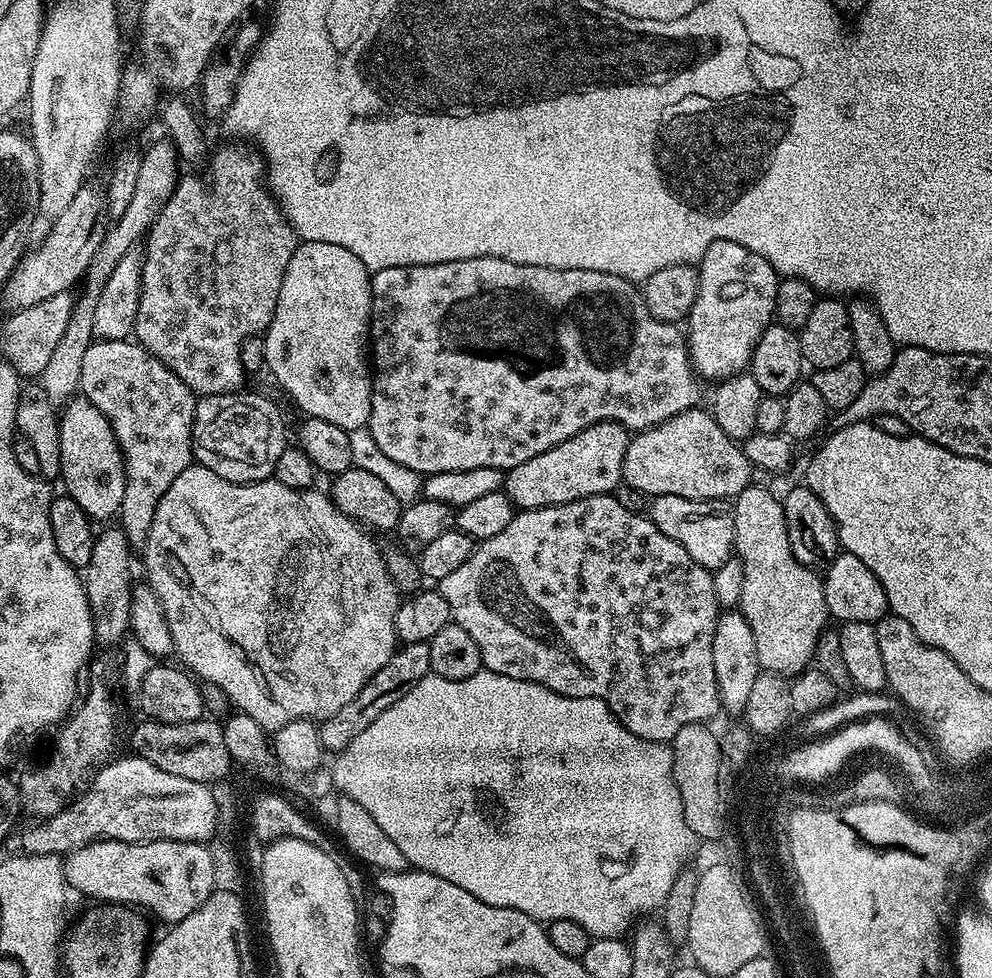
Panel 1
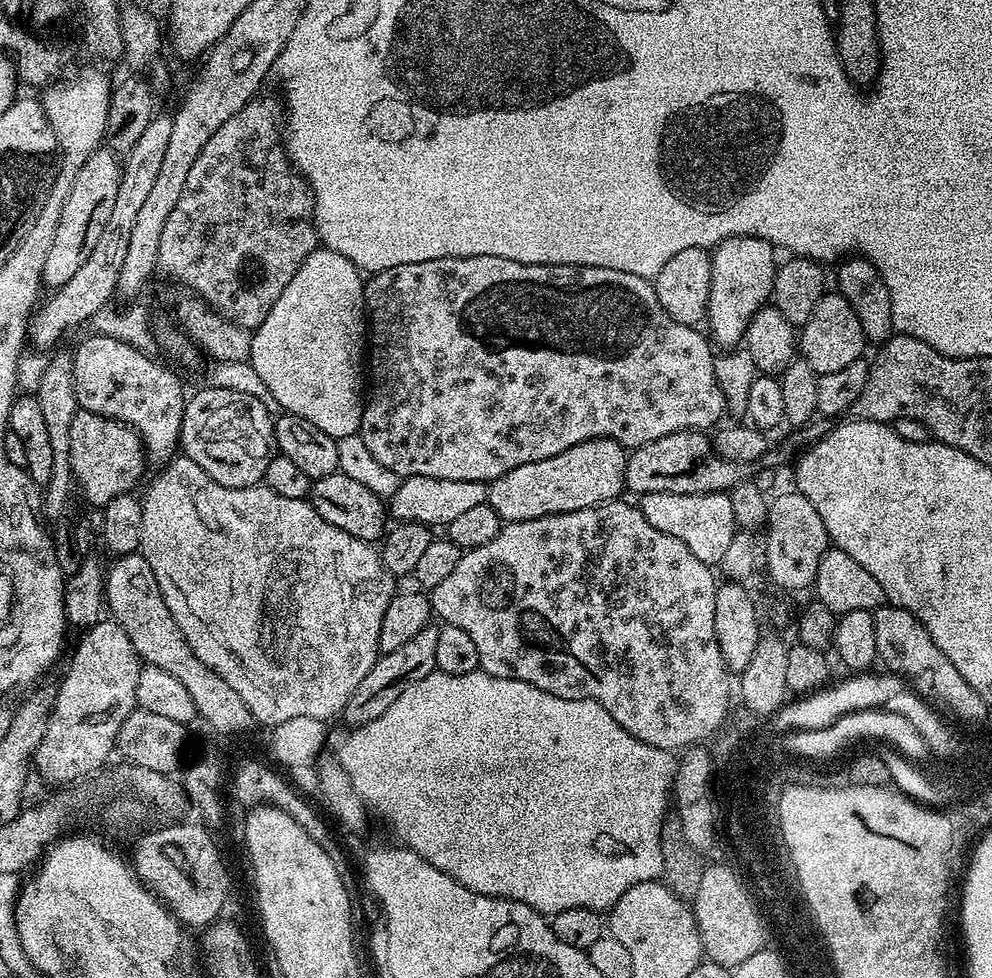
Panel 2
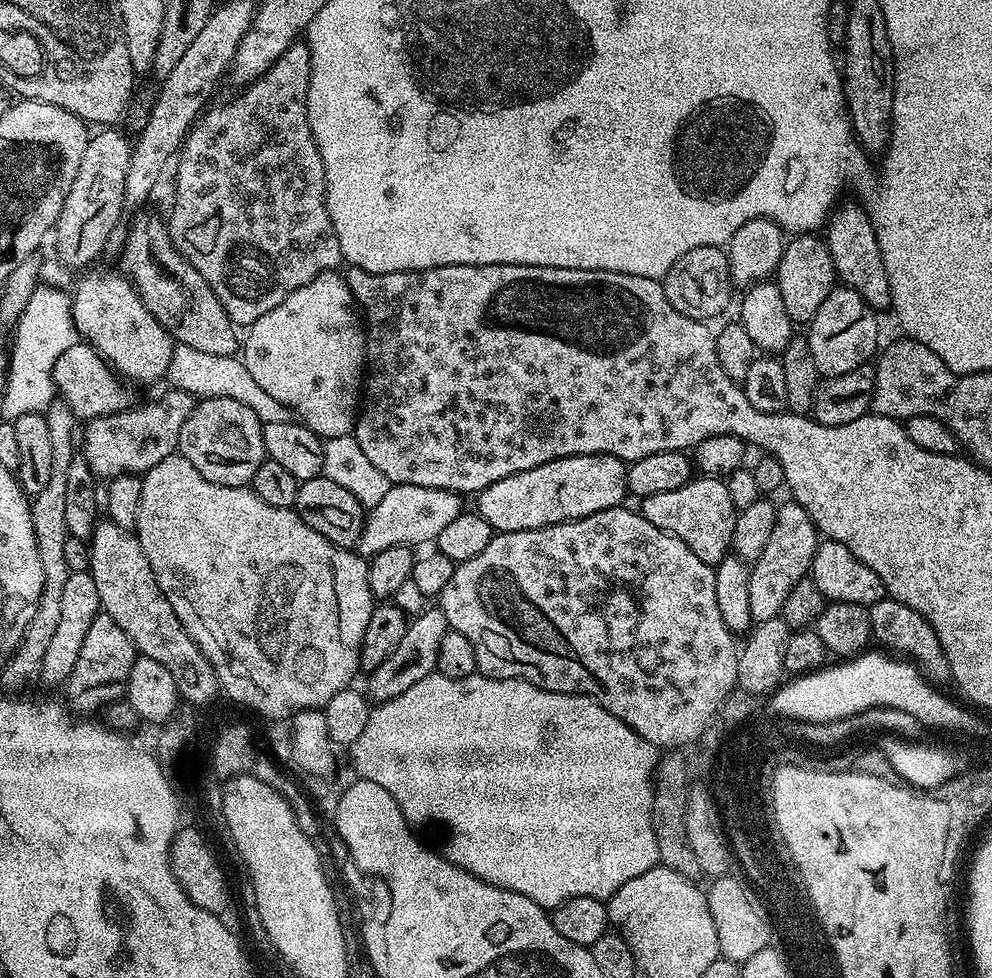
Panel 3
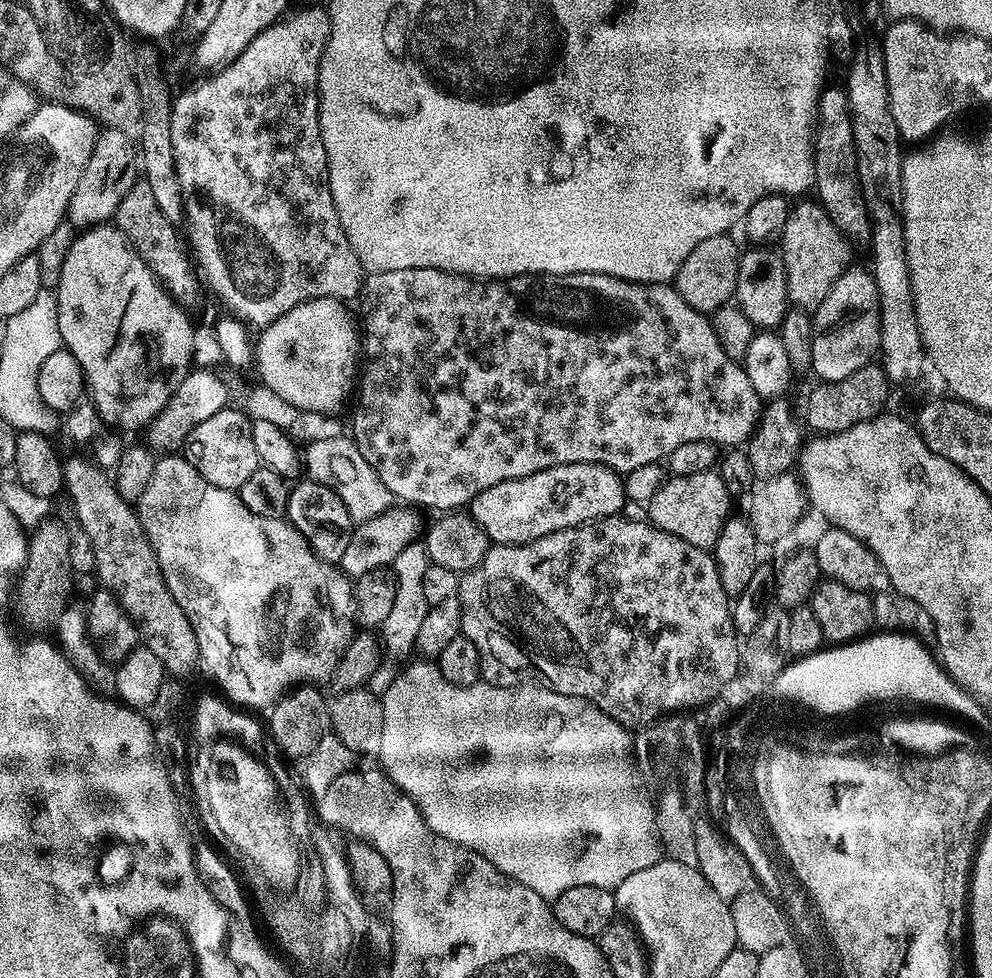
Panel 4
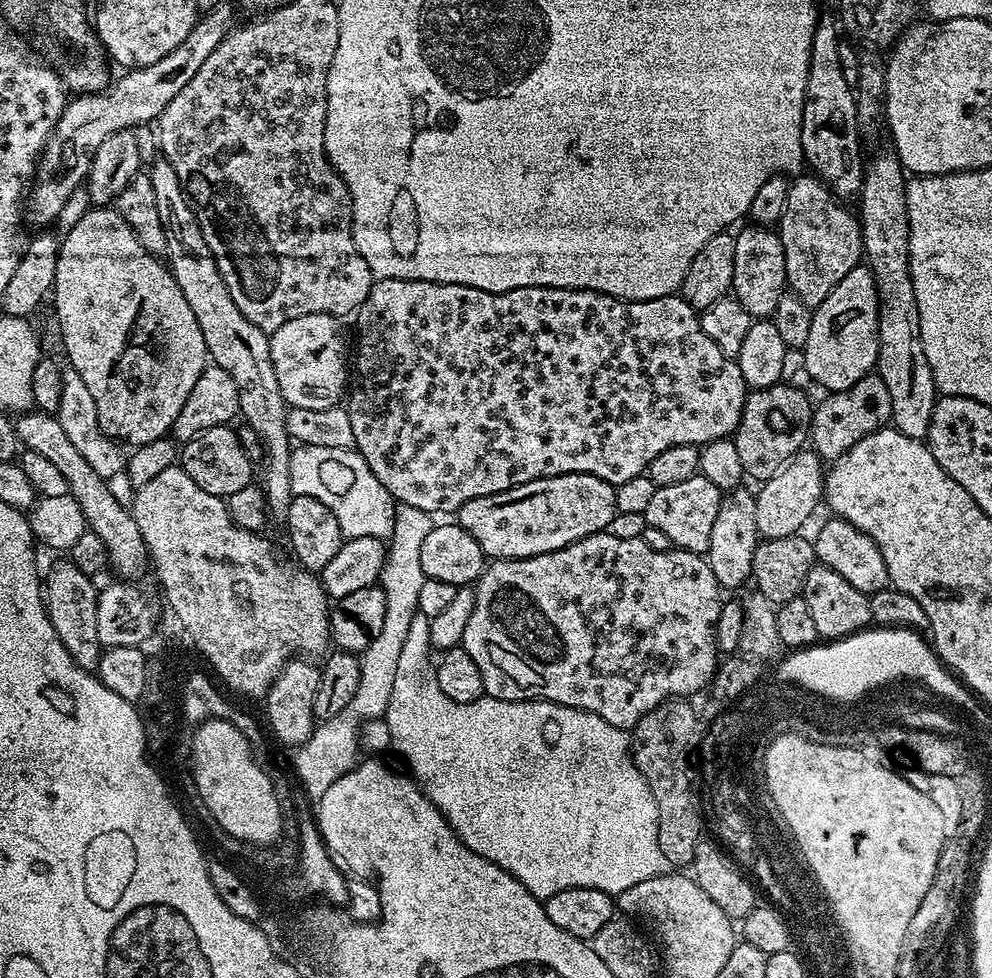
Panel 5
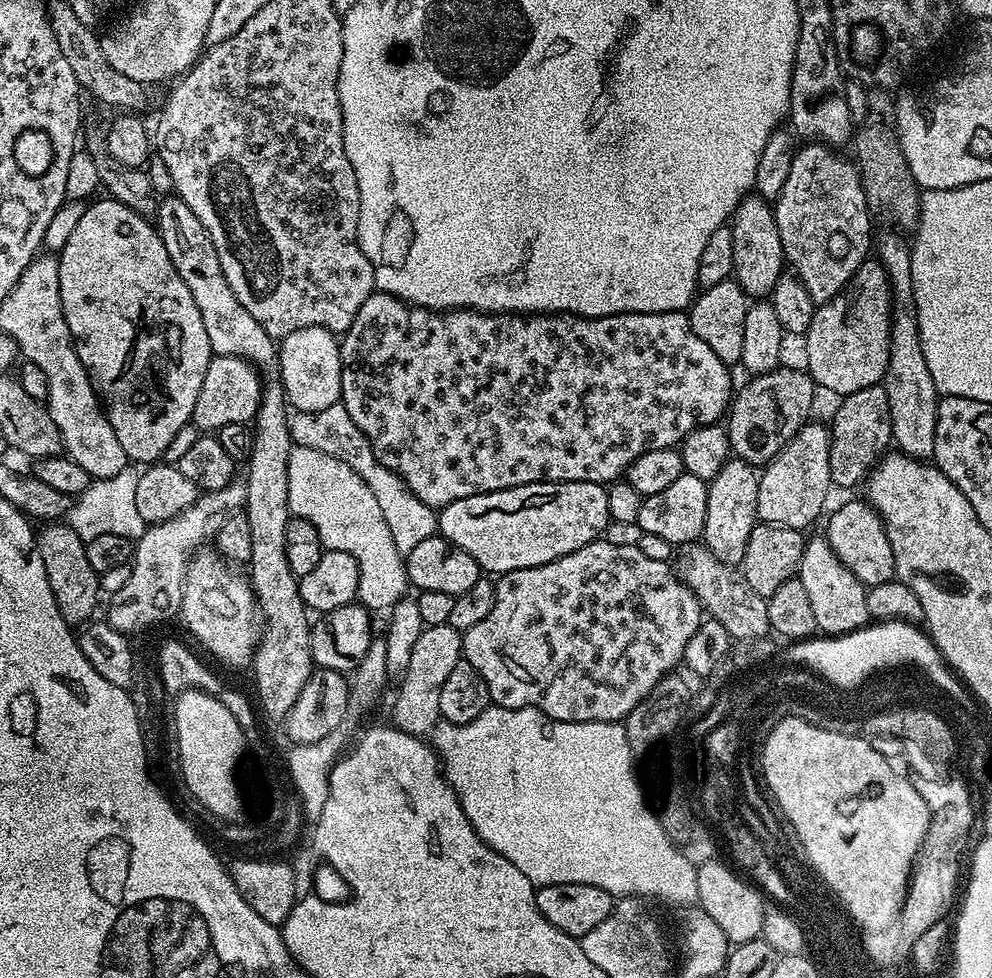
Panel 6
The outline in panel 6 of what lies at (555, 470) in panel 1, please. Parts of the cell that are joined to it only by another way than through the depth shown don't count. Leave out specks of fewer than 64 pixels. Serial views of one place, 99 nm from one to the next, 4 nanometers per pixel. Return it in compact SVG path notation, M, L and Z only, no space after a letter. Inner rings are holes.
M581 480L542 482L486 494L474 494L470 498L458 498L458 502L450 502L438 512L439 535L454 546L466 550L485 573L496 572L495 574L554 562L601 539L605 535L604 527L607 524L610 524L607 487Z

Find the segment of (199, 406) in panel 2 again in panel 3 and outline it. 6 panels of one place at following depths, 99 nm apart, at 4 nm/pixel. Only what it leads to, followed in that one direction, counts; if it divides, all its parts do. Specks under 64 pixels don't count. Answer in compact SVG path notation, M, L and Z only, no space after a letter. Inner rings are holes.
M203 398L193 407L190 418L182 422L178 452L202 478L222 486L242 488L251 485L258 466L266 459L264 425L250 406L234 402L234 398Z

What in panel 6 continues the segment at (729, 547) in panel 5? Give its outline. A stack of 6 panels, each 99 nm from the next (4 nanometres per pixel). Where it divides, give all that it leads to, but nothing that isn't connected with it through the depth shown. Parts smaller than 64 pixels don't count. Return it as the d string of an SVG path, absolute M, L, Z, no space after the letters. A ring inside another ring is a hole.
M730 458L718 470L713 480L707 481L706 526L702 537L703 547L714 558L722 562L739 566L746 554L746 542L750 542L750 530L758 522L758 486L760 478L757 469L744 460Z

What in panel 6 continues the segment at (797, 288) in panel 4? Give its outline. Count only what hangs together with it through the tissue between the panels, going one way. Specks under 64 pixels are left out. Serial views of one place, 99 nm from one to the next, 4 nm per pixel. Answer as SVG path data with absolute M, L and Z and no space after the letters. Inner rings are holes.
M808 142L805 148L795 149L790 174L786 177L786 186L782 186L782 194L774 202L778 234L782 238L782 250L787 267L795 272L796 278L806 286L806 294L814 298L817 306L825 304L834 294L850 282L854 270L869 259L868 247L873 247L872 220L873 213L866 202L864 187L860 181L860 169L851 159L839 156L835 147L819 142Z

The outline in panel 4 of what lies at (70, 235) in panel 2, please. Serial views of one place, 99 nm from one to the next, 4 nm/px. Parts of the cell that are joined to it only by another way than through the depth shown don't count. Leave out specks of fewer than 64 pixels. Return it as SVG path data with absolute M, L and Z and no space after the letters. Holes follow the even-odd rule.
M113 128L97 131L92 157L90 162L86 162L86 170L82 170L82 179L74 190L74 198L70 198L66 220L76 230L92 230L111 221L119 203L137 180L138 152L133 137Z

